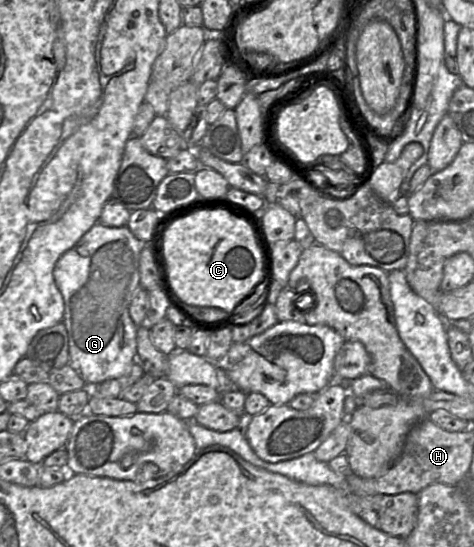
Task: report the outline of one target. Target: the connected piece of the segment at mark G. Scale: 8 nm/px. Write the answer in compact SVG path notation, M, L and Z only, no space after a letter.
M98 222L54 266L54 281L64 300L62 322L68 334L69 364L79 373L86 386L123 376L135 361L138 326L130 317L129 306L139 287L139 258L144 244L127 226L108 227Z

